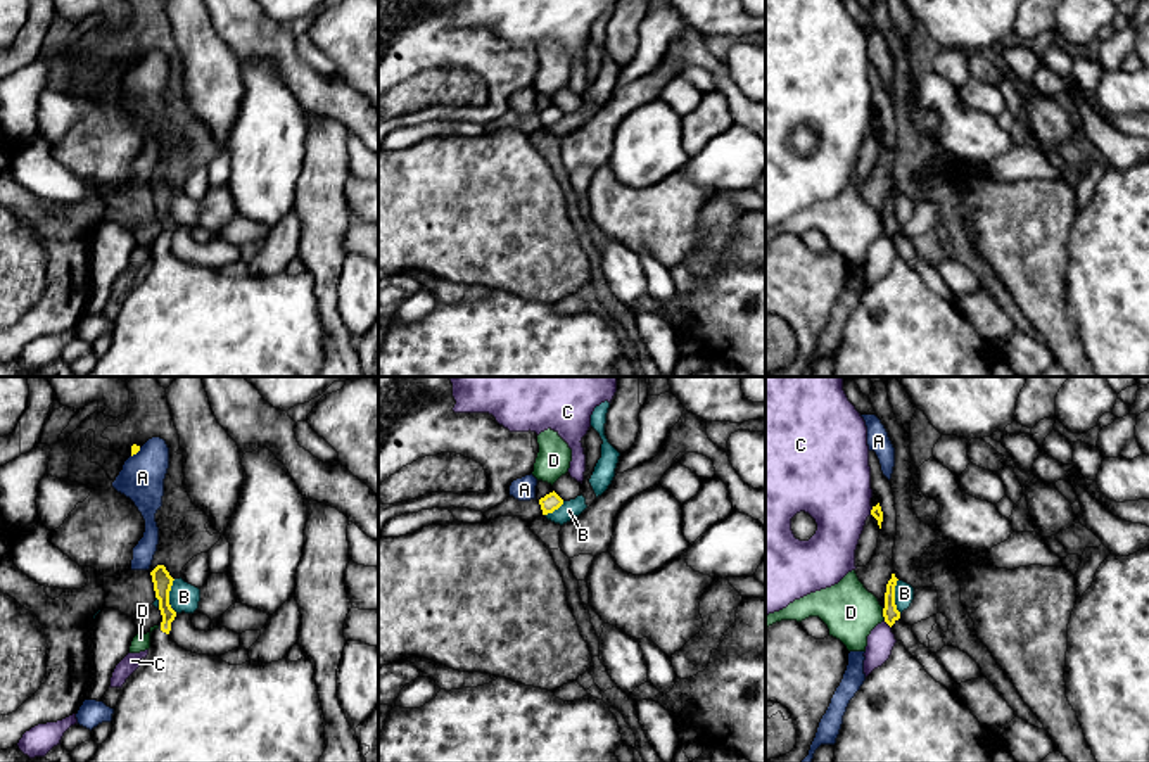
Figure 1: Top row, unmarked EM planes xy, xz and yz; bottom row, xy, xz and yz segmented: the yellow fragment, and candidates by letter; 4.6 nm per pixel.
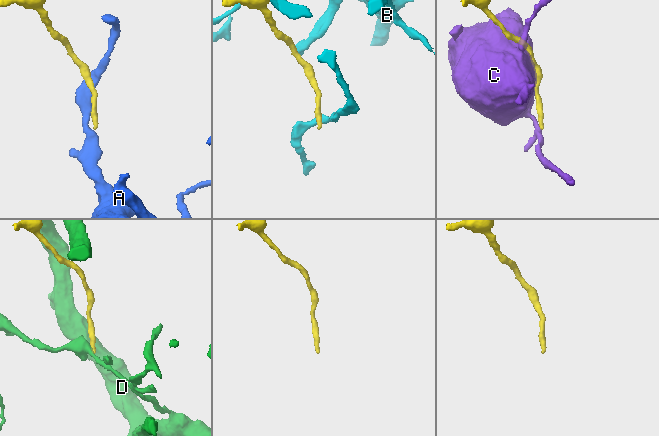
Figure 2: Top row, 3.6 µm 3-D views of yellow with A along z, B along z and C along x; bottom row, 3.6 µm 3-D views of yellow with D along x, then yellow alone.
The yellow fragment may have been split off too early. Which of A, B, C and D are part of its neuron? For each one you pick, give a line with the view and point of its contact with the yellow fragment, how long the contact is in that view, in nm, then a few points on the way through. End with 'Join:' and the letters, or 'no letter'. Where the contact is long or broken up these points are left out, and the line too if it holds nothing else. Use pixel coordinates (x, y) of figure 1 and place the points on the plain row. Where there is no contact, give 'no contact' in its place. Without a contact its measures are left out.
Join: no letter

